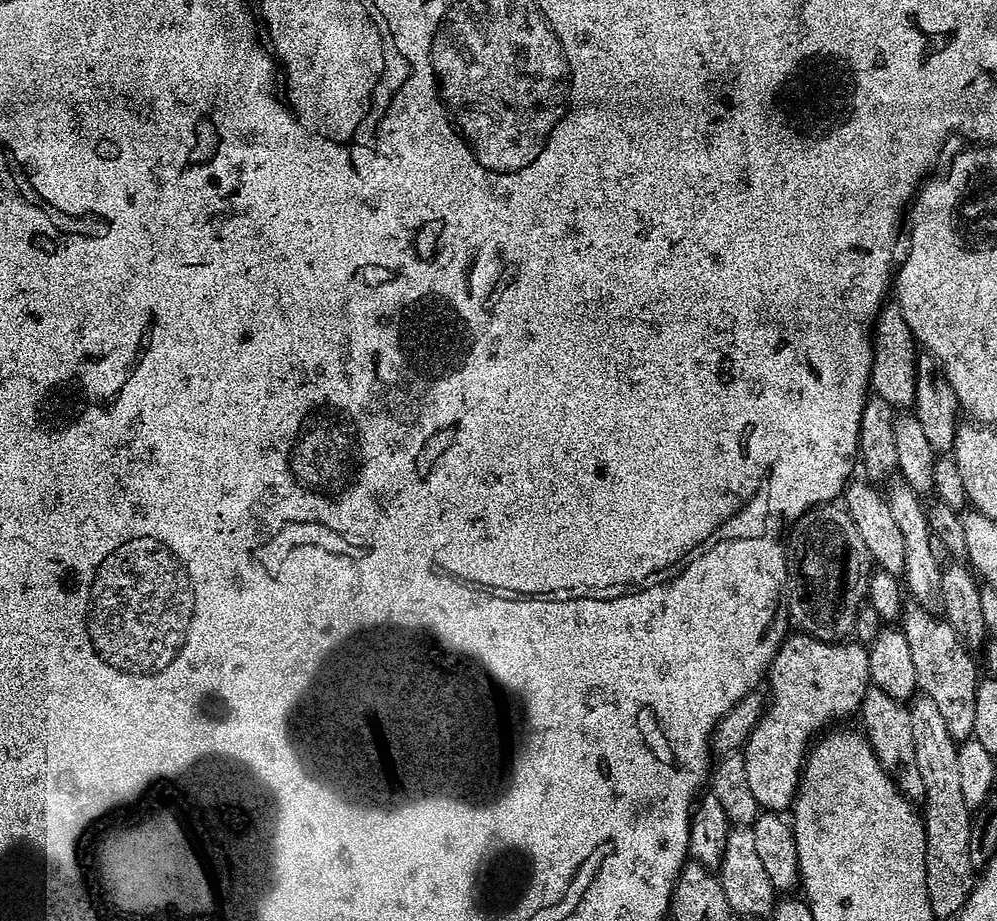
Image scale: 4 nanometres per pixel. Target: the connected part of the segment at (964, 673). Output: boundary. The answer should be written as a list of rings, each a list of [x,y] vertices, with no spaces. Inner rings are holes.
[[[905,603],[898,624],[904,633],[906,643],[910,645],[919,691],[936,703],[943,721],[946,722],[946,730],[950,732],[953,740],[959,742],[969,739],[974,726],[974,698],[978,683],[976,664],[972,661],[973,653],[947,620],[935,611],[922,607],[921,604]]]

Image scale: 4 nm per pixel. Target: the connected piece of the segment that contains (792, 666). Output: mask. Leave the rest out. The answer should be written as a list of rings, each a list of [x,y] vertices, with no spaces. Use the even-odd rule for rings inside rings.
[[[789,635],[781,643],[772,659],[766,673],[766,685],[772,691],[772,698],[770,694],[760,720],[742,749],[750,794],[754,794],[761,809],[770,812],[783,813],[791,809],[800,786],[804,758],[814,737],[835,725],[832,724],[835,720],[844,720],[851,712],[852,715],[859,713],[862,698],[870,687],[865,645],[795,635]]]

